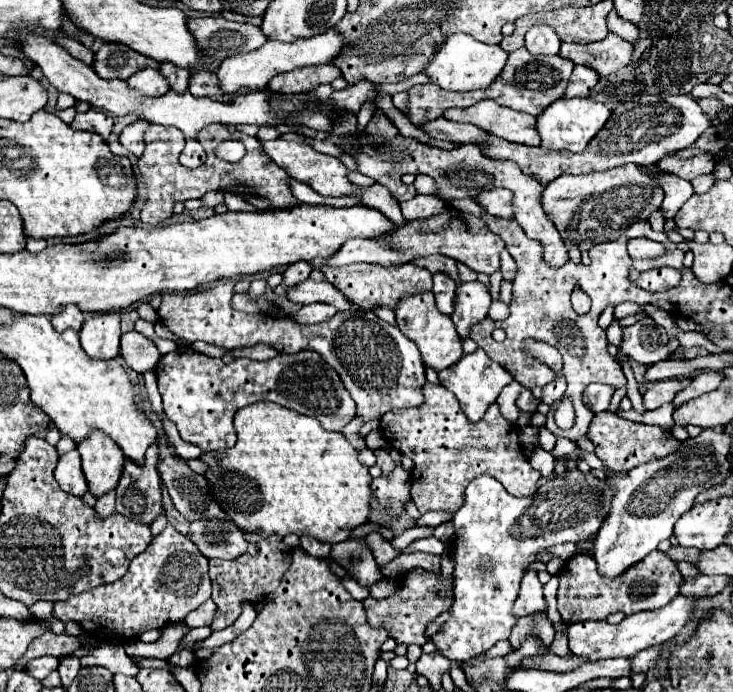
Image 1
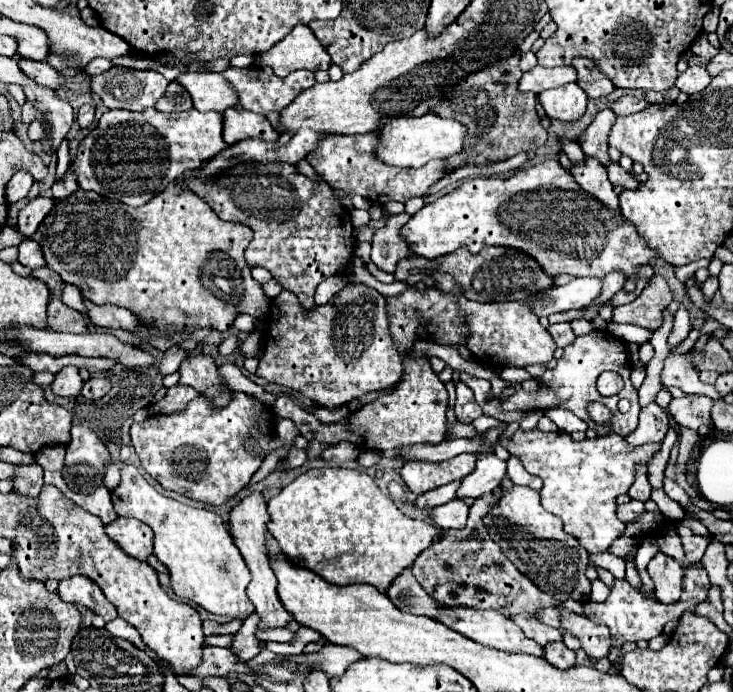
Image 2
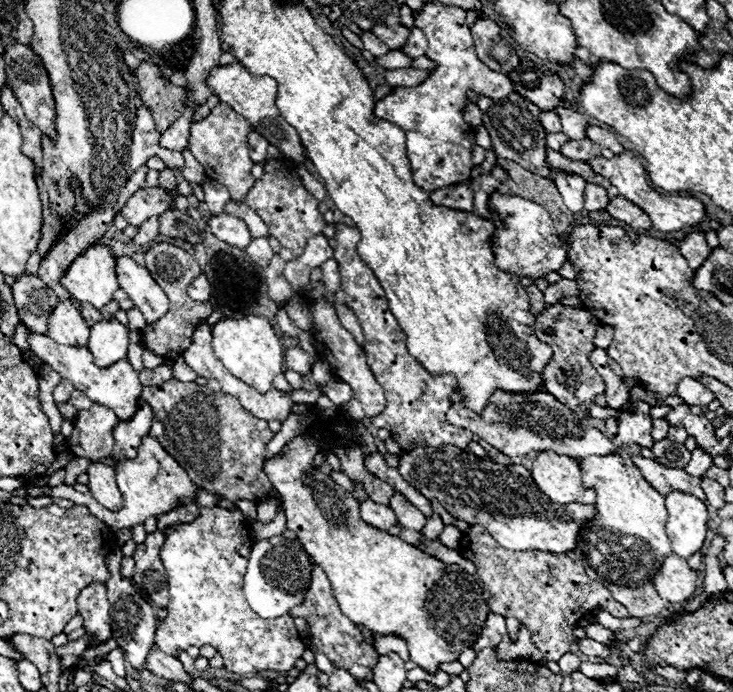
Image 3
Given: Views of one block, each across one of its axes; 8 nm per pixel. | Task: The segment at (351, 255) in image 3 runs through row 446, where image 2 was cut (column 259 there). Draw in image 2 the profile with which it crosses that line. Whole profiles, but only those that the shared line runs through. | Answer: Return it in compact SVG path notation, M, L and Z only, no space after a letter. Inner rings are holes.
M234 392L232 402L220 410L214 410L208 398L198 396L182 414L156 414L142 424L134 422L130 428L132 446L142 468L160 482L164 490L174 490L202 504L222 506L234 498L260 468L262 460L244 448L244 440L248 436L258 438L258 420L270 416L274 416L270 408L244 392Z

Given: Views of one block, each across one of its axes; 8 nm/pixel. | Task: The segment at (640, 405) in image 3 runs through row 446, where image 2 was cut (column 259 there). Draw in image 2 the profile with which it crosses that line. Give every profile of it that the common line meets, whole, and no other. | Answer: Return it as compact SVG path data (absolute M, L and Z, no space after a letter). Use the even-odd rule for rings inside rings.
M252 614L242 622L240 630L234 634L230 648L232 648L232 654L236 656L236 660L246 662L260 652L260 642L254 636L254 632L258 630L258 622L260 622L260 616Z

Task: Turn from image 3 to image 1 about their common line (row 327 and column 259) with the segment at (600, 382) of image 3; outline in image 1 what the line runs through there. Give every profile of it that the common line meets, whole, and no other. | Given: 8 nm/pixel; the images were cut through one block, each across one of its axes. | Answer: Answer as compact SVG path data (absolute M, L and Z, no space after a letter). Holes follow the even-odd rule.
M244 532L244 534L248 534L248 552L244 554L244 556L240 556L238 560L210 560L210 578L212 578L212 600L216 602L216 606L218 606L218 610L216 610L216 616L214 616L214 622L212 622L212 630L222 630L222 628L226 628L226 626L230 626L238 616L240 616L240 604L242 602L256 602L258 598L262 598L262 596L268 596L278 584L280 584L280 580L282 580L282 576L284 576L284 572L288 570L288 566L290 566L290 562L292 562L292 550L282 542L282 538L280 536L268 536L268 538L264 538L264 536L260 536L260 534L250 534L250 532Z

